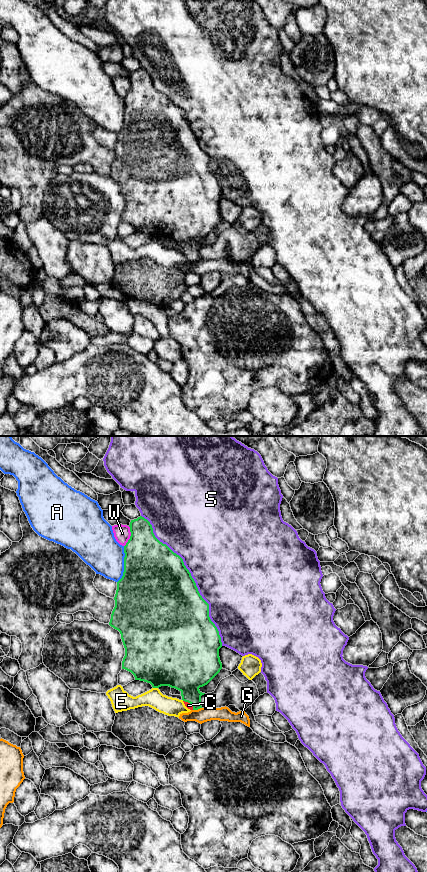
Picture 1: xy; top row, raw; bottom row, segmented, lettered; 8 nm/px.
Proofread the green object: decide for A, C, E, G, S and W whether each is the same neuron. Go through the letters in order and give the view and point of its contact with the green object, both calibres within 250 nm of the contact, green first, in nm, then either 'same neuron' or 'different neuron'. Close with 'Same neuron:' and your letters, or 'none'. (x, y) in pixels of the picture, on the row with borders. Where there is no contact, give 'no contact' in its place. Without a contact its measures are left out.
A: meets green in xy at (124, 564); 480 nm thick on the green side, 320 nm on the other; different neuron
C: meets green in xy at (190, 703); 320 nm thick on the green side, 50 nm on the other; same neuron
E: meets green in xy at (155, 687); 460 nm thick on the green side, 150 nm on the other; different neuron
G: meets green in xy at (197, 709); 220 nm thick on the green side, 120 nm on the other; different neuron
S: meets green in xy at (192, 578); 500 nm thick on the green side, 480 nm on the other; different neuron
W: meets green in xy at (130, 536); 380 nm thick on the green side, 130 nm on the other; different neuron
Same neuron: C

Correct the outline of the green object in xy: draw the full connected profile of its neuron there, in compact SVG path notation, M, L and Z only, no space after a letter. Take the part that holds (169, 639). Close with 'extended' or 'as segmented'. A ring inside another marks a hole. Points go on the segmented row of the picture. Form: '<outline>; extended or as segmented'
M140 516L130 522L131 536L124 546L124 572L117 582L115 607L109 625L118 630L125 648L122 669L131 672L135 680L150 683L153 688L169 686L181 692L185 706L198 710L202 693L199 688L207 685L222 669L219 649L221 637L209 617L209 604L202 598L183 559L153 533L150 522Z; extended

